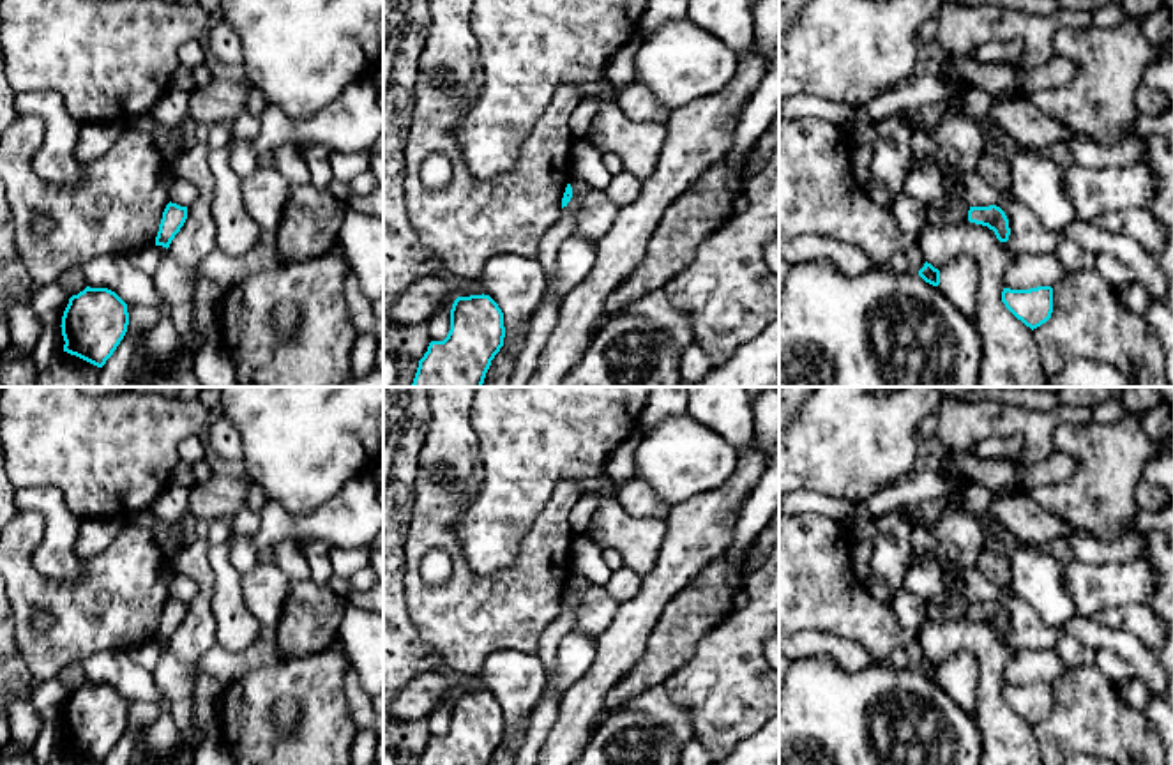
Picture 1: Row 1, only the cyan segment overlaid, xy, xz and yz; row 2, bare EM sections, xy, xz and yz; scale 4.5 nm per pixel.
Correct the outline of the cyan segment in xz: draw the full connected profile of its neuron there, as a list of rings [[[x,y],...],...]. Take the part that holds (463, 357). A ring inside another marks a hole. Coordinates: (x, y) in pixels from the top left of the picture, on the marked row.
[[[489,295],[458,297],[447,337],[429,343],[412,387],[482,387],[503,337],[503,313]]]

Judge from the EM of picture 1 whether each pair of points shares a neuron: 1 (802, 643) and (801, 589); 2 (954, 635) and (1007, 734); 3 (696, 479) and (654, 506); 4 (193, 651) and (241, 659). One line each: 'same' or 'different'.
1: different
2: same
3: different
4: different

